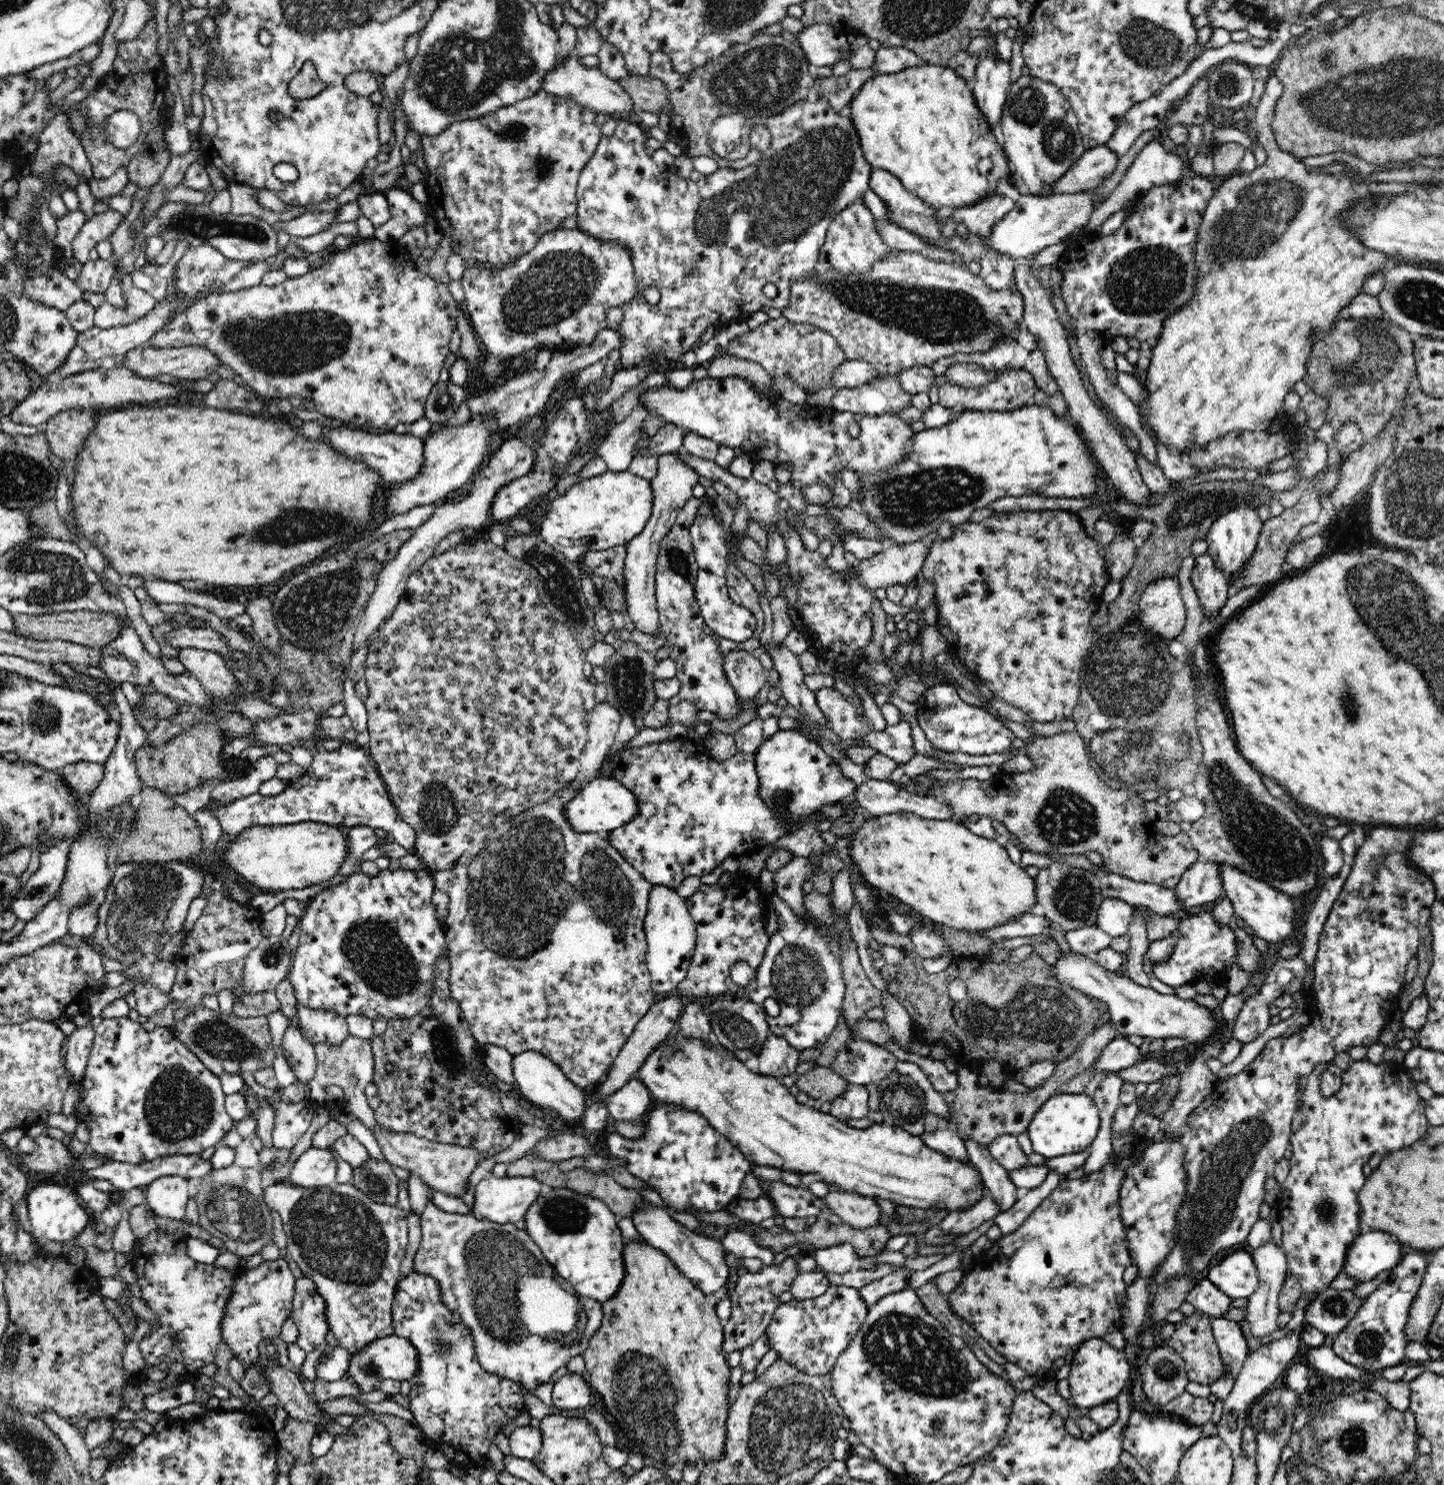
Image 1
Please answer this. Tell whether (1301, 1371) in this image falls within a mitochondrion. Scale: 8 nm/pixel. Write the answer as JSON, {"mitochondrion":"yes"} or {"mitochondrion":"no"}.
{"mitochondrion":"no"}

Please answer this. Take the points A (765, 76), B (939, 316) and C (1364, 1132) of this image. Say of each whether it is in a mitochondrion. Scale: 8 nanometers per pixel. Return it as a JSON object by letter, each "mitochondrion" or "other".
{"A":"mitochondrion","B":"mitochondrion","C":"other"}

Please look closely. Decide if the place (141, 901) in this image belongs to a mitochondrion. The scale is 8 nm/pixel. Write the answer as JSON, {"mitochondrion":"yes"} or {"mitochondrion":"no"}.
{"mitochondrion":"yes"}

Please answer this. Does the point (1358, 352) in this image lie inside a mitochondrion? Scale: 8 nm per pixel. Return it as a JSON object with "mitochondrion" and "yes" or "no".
{"mitochondrion":"yes"}

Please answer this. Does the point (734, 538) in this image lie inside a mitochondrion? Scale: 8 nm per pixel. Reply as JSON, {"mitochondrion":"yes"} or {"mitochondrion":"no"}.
{"mitochondrion":"no"}

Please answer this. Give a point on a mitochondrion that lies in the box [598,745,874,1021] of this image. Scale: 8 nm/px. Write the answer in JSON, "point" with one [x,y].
{"point":[798,976]}

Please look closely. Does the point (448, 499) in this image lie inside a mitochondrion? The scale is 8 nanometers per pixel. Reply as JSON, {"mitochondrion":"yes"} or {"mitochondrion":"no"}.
{"mitochondrion":"no"}

